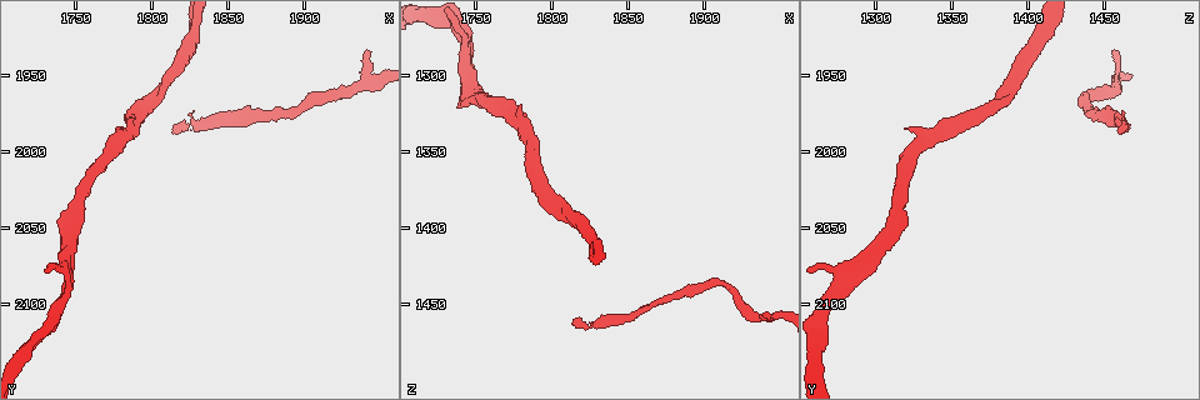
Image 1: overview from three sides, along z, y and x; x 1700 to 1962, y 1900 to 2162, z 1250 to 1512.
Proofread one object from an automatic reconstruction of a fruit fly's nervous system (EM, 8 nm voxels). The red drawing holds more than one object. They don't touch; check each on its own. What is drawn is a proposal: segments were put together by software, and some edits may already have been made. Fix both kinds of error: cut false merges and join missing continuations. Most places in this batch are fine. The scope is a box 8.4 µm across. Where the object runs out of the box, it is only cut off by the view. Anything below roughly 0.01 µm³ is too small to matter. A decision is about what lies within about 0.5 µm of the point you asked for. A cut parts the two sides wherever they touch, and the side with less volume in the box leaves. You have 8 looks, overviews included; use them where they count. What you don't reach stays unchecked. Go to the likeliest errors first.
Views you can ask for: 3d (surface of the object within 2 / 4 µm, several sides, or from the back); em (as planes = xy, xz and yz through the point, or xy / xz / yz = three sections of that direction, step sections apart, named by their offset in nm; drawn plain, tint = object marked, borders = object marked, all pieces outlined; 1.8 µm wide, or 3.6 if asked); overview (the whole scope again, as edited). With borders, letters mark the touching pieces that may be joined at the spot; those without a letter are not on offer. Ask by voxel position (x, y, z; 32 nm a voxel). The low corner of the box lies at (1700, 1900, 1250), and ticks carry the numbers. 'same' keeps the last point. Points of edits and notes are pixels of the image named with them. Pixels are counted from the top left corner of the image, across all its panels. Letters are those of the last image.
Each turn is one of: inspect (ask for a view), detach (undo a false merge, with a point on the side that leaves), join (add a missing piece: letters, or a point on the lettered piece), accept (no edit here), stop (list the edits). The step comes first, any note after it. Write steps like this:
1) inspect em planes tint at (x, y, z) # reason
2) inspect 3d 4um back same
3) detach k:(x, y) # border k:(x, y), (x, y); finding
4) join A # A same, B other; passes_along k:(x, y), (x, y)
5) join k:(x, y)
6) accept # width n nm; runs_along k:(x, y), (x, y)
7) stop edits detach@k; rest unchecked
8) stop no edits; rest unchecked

inspect 3d 4um at (1814, 1988, 1464) # free end

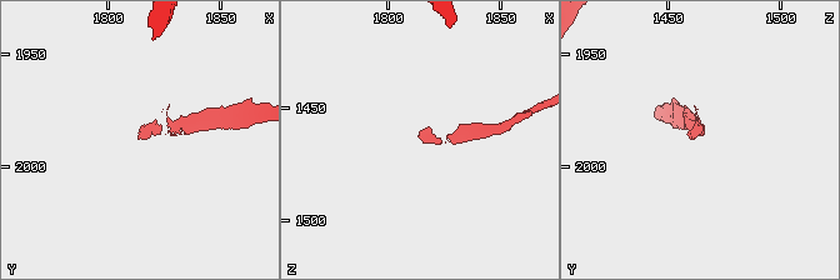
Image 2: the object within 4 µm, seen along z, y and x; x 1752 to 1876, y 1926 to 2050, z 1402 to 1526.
inspect em planes borders at (1814, 1987, 1463)

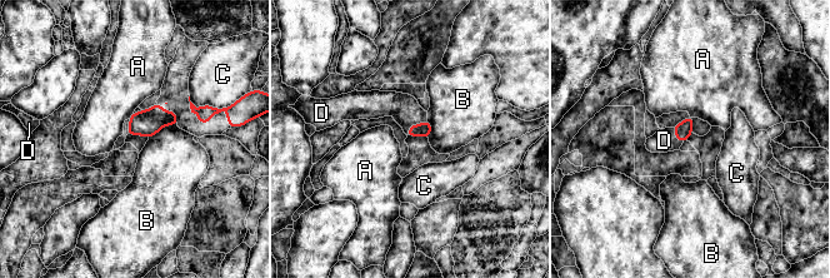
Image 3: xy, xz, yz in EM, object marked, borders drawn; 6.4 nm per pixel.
join D # A other, B other, C other, D same; passes_along 3:(424, 129), (414, 124), (404, 108); it goes on there

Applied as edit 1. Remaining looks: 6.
inspect em planes tint at (1942, 1934, 1456) # tapers out

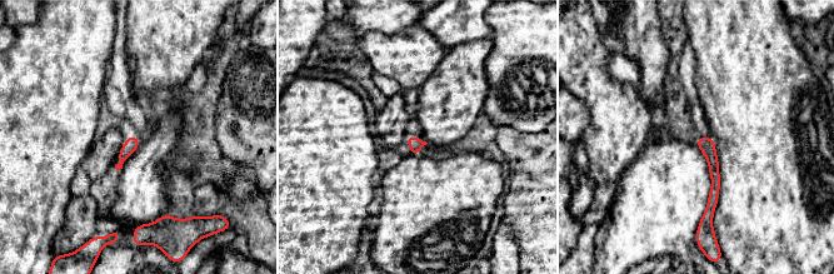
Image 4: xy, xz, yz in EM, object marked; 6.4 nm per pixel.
inspect em planes borders same # see the neighbours

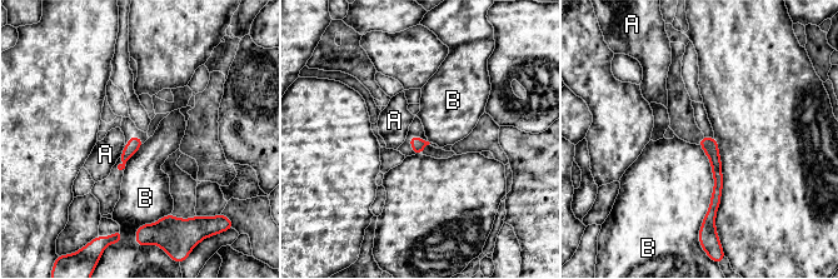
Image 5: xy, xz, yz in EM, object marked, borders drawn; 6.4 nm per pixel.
accept # width 90 nm; A other, B other; runs_along 5:(703, 140), (718, 177), (712, 213); no lettered piece goes on from it

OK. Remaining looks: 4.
inspect 3d 4um at (1802, 1960, 1390) # thin neck

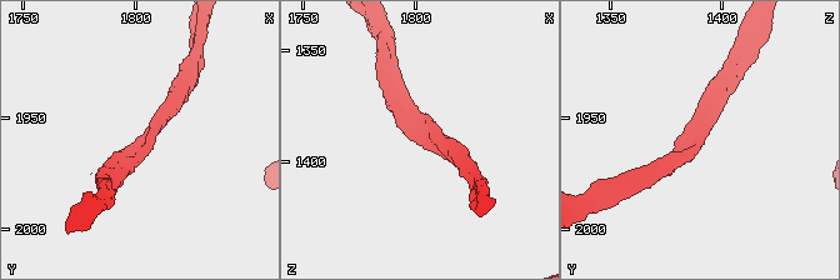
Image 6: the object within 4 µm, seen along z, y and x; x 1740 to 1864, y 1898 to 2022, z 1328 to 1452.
inspect em planes borders at (1802, 1960, 1389) # now the EM

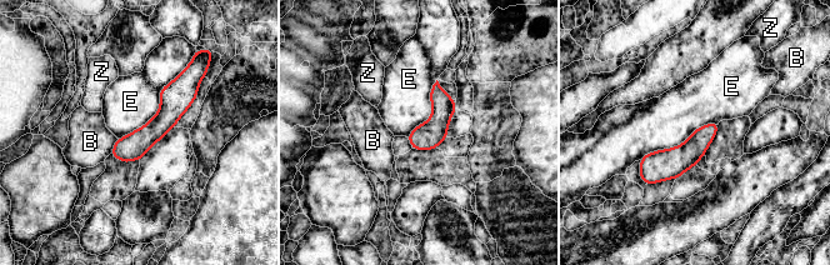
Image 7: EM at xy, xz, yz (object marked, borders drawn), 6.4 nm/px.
accept # longest_contact E 700 nm; B other, E other, Z other; runs_along 7:(186, 75), (170, 111), (115, 153); all the same cell

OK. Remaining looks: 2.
stop edits join@3; rest unchecked

